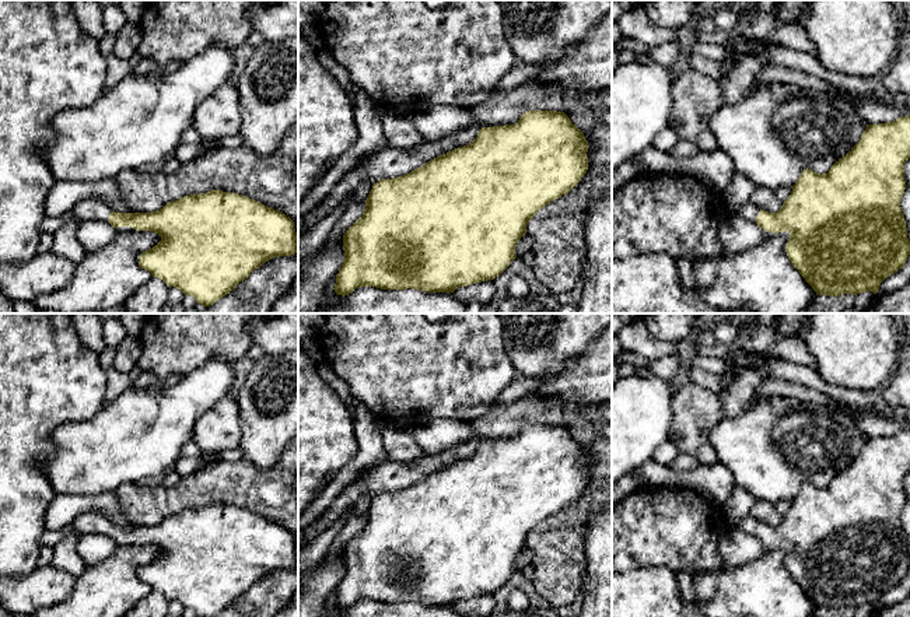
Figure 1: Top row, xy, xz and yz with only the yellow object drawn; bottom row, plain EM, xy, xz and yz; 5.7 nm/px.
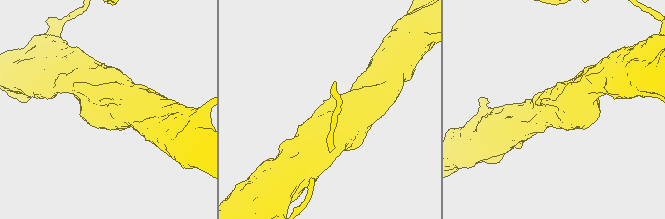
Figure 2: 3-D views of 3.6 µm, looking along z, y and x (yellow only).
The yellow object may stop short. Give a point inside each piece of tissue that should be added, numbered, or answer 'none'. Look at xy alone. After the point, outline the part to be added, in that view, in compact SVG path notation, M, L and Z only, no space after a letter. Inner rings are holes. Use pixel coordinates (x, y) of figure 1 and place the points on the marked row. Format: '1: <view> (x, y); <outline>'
1: xy (88, 209); M85 199L76 203L71 208L74 217L83 220L101 220L108 222L108 217L112 210L102 201L94 199Z

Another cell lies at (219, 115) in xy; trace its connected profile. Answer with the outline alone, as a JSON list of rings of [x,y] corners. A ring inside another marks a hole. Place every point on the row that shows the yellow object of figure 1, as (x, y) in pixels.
[[[224,84],[209,95],[193,112],[192,127],[203,140],[218,141],[239,134],[242,116],[238,87]]]

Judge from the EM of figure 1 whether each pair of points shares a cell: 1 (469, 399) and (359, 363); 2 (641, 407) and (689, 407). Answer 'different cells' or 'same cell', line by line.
1: same cell
2: different cells

